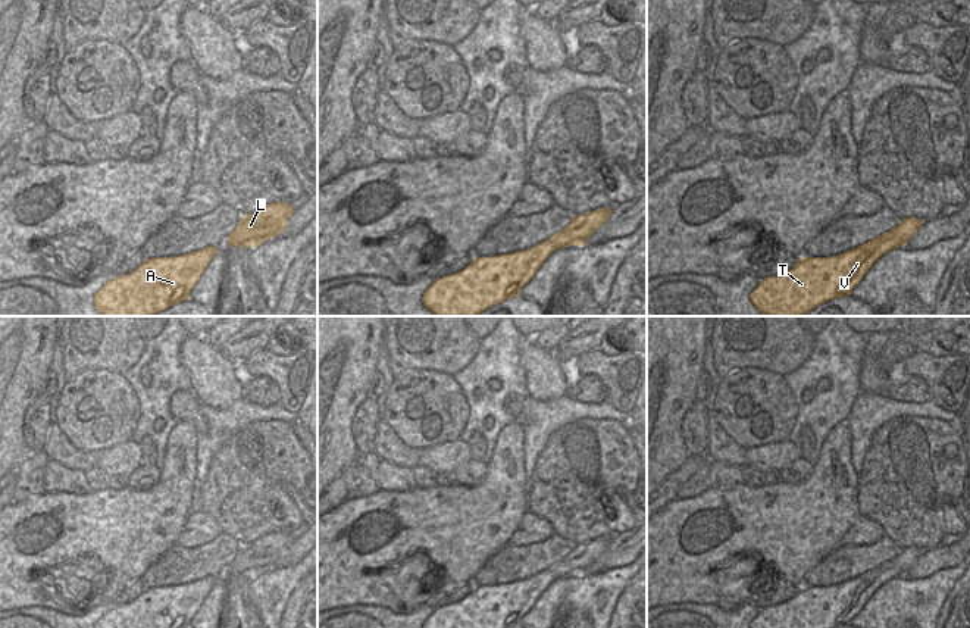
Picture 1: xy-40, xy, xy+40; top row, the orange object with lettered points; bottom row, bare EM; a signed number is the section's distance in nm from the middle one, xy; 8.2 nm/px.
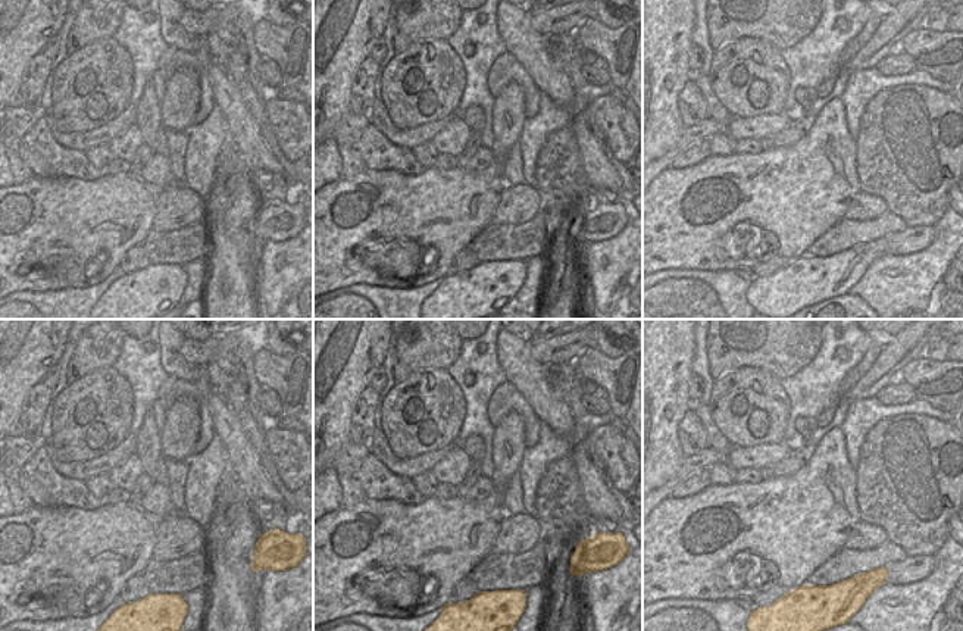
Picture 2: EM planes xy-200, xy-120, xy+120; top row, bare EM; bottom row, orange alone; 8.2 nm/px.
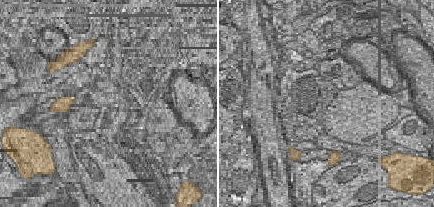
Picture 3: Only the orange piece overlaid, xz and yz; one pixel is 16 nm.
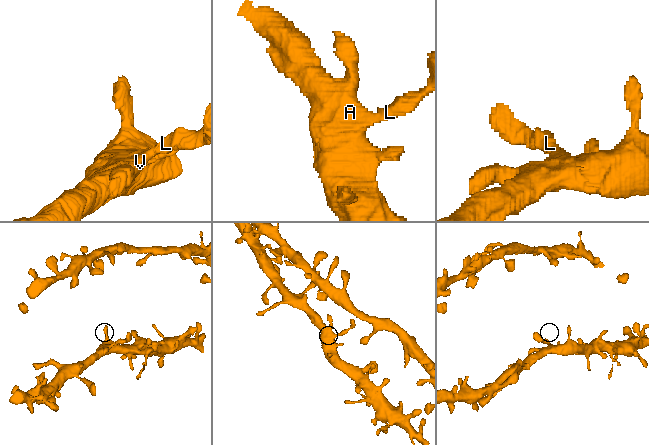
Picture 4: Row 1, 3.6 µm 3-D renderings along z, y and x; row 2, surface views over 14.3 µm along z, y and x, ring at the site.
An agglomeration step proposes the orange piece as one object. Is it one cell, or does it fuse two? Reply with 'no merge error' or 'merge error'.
no merge error

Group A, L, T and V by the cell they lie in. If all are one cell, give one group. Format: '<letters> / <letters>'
A L T V

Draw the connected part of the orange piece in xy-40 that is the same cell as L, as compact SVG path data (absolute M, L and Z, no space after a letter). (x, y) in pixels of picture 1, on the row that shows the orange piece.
M270 203L250 215L241 216L238 225L229 234L229 247L257 247L265 240L278 237L288 228L288 219L294 209L290 203Z

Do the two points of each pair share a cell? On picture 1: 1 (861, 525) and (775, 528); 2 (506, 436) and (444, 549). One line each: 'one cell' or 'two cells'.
1: two cells
2: one cell

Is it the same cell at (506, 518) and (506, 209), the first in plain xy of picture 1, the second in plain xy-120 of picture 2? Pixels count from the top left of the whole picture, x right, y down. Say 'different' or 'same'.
different

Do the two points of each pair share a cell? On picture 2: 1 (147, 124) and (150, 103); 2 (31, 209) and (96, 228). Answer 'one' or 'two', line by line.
1: one
2: one

